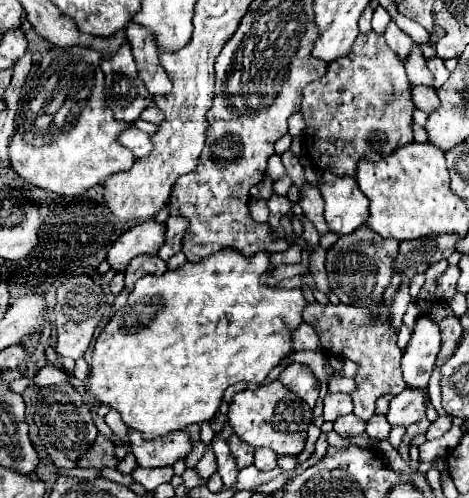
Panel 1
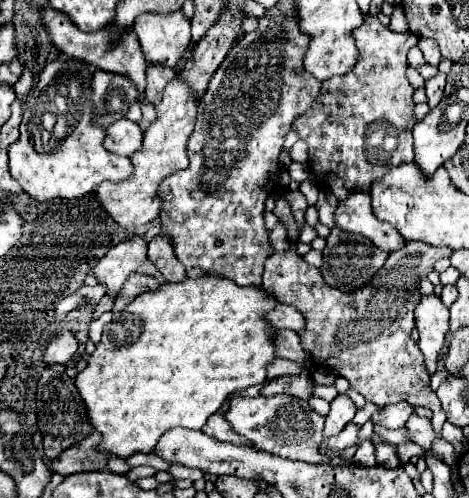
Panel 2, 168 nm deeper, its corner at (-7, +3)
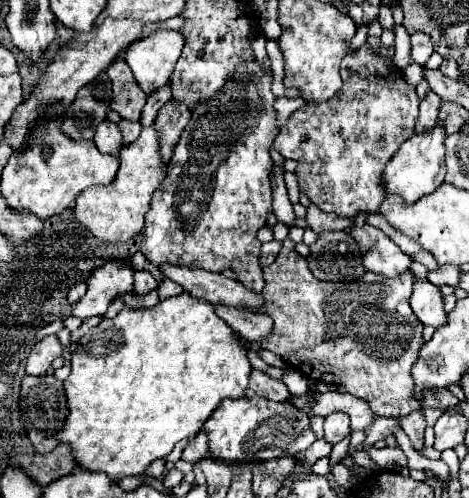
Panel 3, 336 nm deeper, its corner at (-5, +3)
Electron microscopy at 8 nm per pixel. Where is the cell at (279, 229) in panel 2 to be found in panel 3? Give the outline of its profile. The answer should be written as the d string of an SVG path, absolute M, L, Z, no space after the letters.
M267 242L267 244L263 244L263 248L261 248L261 268L273 264L273 260L279 254L279 250L281 250L281 242Z

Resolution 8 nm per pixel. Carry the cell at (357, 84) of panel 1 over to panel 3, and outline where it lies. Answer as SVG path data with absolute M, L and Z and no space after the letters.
M361 46L357 52L349 52L341 62L343 86L333 100L321 104L305 104L291 114L285 128L279 130L273 148L283 156L297 162L297 182L301 192L321 208L343 218L355 218L357 212L373 214L379 210L383 200L383 170L393 158L399 146L413 136L413 126L419 116L419 98L415 86L407 84L401 70L393 66L393 48L381 48L379 54L371 52L369 46Z

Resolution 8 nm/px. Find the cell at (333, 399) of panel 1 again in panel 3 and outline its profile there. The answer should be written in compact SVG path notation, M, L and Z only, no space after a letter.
M335 412L325 418L325 440L329 444L341 442L345 436L349 436L349 416Z

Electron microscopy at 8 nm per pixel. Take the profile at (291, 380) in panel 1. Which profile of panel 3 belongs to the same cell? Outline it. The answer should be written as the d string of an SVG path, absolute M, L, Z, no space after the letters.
M253 369L249 374L249 384L245 388L245 396L261 396L273 402L283 402L289 396L289 390L285 388L285 384L277 378L269 378L269 374L261 372L261 370Z

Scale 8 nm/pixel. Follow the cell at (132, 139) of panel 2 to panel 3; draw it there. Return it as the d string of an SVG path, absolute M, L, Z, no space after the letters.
M103 120L97 128L95 128L95 138L93 138L95 146L99 152L103 154L117 154L121 150L121 132L117 128L117 124Z

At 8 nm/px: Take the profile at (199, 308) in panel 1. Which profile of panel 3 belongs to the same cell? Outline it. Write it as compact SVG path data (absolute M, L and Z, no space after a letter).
M183 292L179 296L173 296L173 298L167 298L167 300L161 300L157 306L147 308L147 310L145 308L143 310L125 308L113 320L103 318L95 328L91 328L79 340L79 346L71 356L71 366L73 366L73 370L71 370L69 378L65 380L65 396L67 396L67 404L69 404L69 416L65 418L65 424L63 424L61 432L57 432L57 440L71 446L73 458L79 466L83 466L91 472L105 472L113 482L119 482L125 476L135 476L135 474L145 472L145 468L153 460L167 456L179 440L195 436L223 398L241 398L243 396L245 386L249 382L249 372L251 372L251 364L247 360L247 350L235 338L235 332L215 314L215 310L209 302L205 302L201 298L193 298L187 292Z

